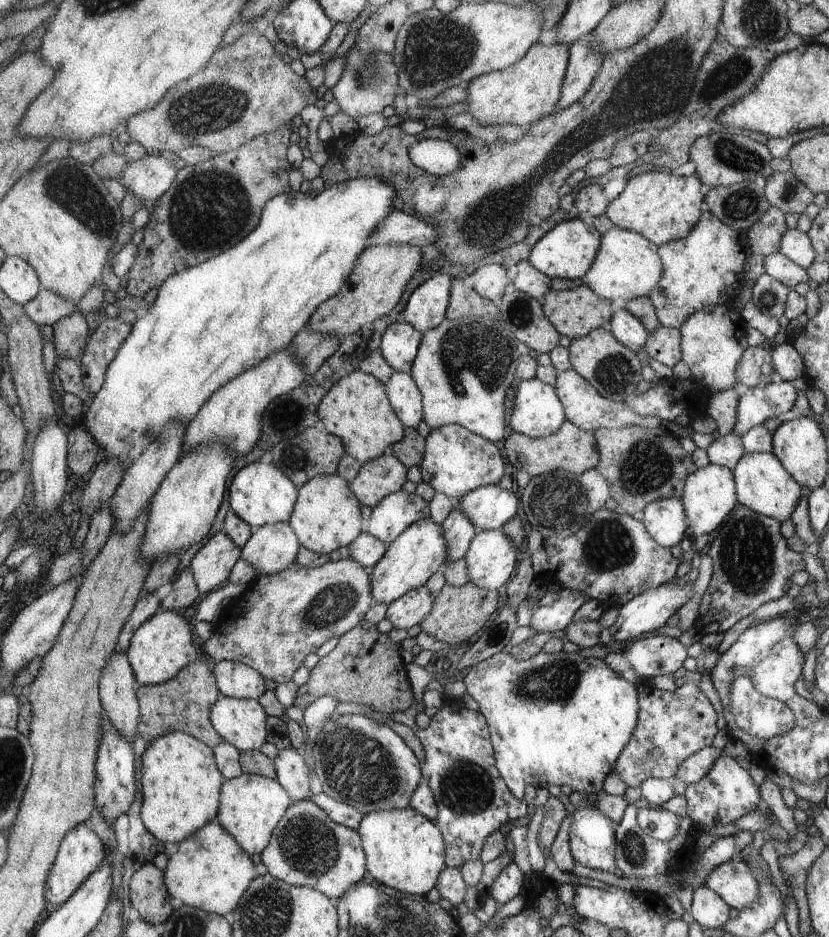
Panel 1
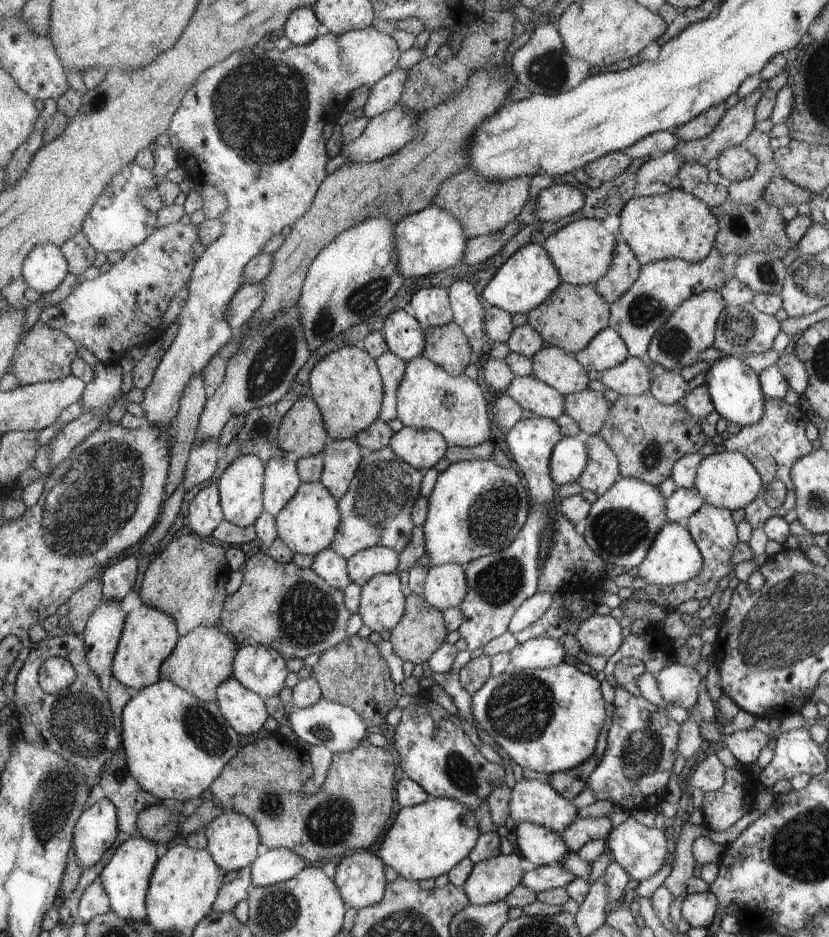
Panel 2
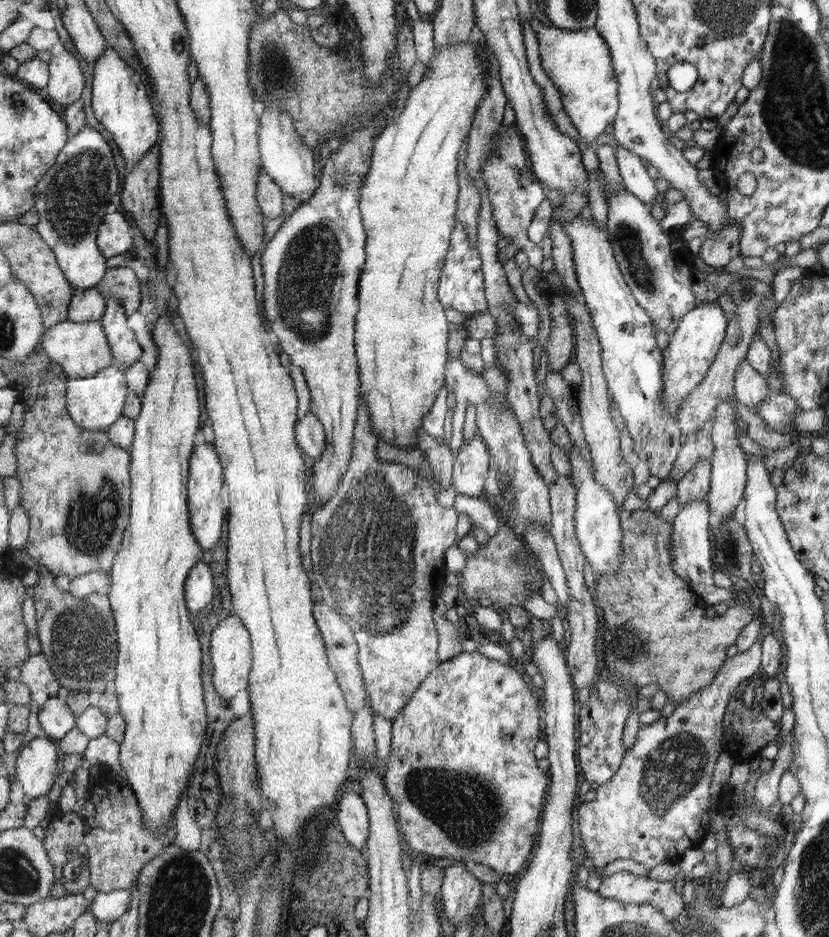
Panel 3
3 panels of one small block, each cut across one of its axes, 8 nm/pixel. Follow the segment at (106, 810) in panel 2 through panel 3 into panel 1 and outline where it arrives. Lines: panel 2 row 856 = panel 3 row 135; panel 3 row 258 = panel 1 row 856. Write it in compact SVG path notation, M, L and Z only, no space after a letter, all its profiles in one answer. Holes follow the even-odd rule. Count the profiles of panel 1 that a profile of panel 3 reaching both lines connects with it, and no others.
M78 824L75 828L72 828L72 831L69 831L67 836L64 836L63 844L60 844L55 864L52 866L51 873L47 879L48 902L60 907L82 886L84 880L92 872L98 870L106 856L107 849L94 831L90 830L85 824Z

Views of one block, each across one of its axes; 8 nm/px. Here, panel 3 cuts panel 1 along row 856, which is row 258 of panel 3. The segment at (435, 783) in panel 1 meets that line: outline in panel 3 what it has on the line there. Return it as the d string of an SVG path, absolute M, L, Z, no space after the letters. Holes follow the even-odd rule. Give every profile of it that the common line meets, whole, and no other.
M459 222L456 223L450 236L450 250L448 250L436 292L442 306L456 310L460 314L466 314L468 318L487 313L488 301L483 278L482 256L477 249L472 248L472 240L468 239L468 230Z

